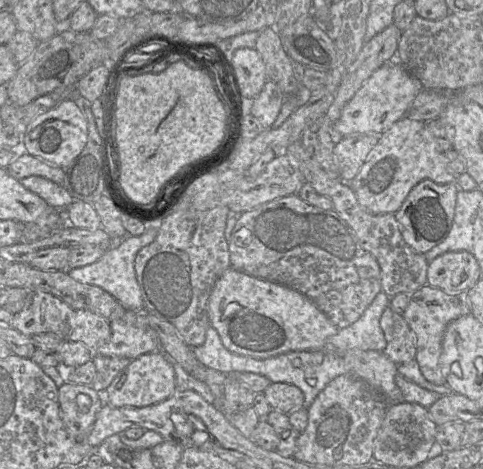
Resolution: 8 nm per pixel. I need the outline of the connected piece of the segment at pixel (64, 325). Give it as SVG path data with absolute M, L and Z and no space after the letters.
M41 291L34 292L31 304L14 314L10 325L27 336L54 333L63 341L81 342L92 351L107 342L111 336L110 322L104 317L90 311L74 310L58 297Z

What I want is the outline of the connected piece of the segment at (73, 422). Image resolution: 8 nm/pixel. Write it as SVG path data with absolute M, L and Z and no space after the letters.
M69 382L58 388L58 402L65 429L77 442L89 435L97 413L105 403L103 393L90 385Z

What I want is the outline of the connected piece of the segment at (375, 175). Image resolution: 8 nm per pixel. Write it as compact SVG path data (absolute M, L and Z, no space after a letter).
M403 117L395 122L379 136L378 143L371 150L358 174L349 182L358 202L368 212L372 214L395 214L411 189L424 179L430 179L438 184L456 182L457 176L448 171L444 152L438 149L434 138L426 127L426 123L408 117Z

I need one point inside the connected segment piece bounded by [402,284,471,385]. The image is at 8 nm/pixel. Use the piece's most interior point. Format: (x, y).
(430, 310)

